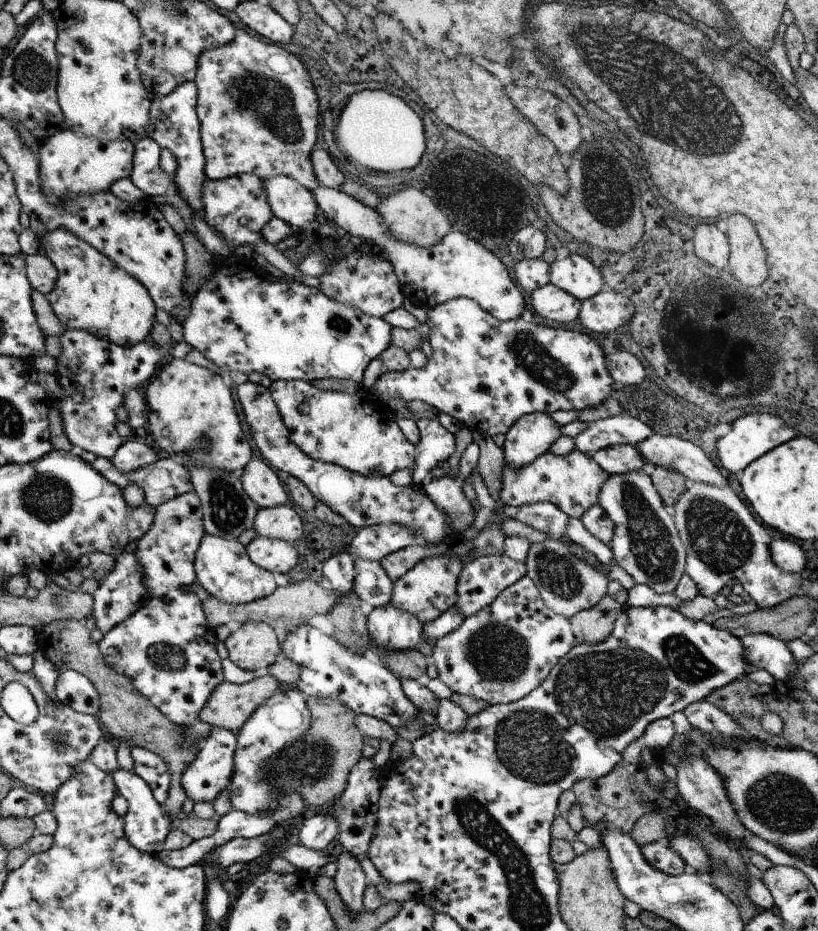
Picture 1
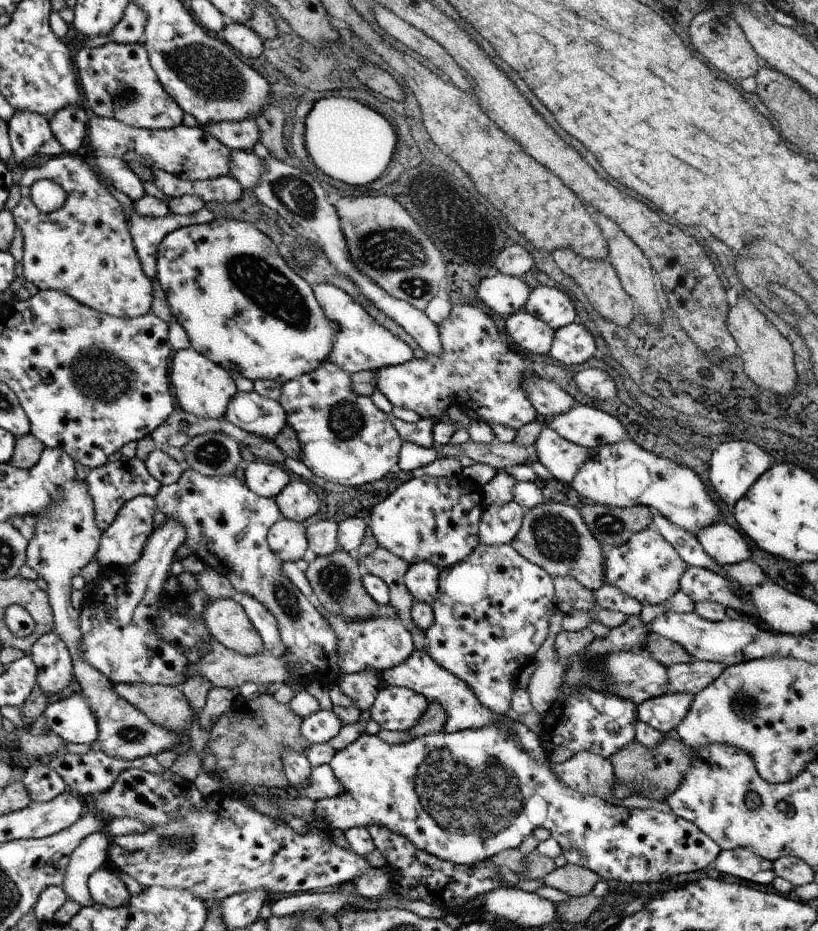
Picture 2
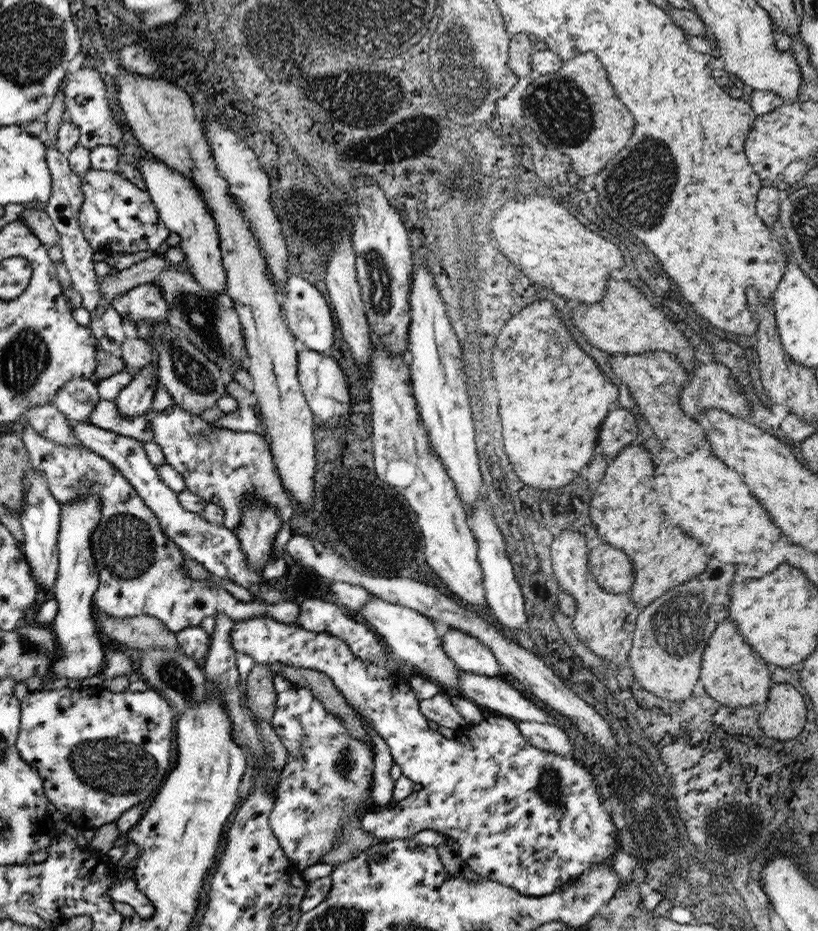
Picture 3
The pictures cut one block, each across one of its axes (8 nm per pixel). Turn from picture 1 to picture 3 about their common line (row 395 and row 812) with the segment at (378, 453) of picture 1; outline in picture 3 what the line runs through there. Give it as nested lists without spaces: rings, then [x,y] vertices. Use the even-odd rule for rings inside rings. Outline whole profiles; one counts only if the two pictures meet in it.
[[[292,683],[286,693],[277,696],[277,706],[271,725],[280,737],[282,745],[286,747],[288,758],[286,766],[280,773],[276,803],[273,812],[270,813],[269,824],[273,828],[273,833],[281,839],[281,847],[285,848],[290,861],[294,861],[298,869],[304,870],[320,862],[322,857],[333,850],[342,823],[346,823],[346,819],[352,813],[360,818],[366,813],[379,810],[378,804],[374,804],[370,798],[374,783],[375,750],[370,748],[368,742],[357,740],[350,734],[344,722],[330,713],[321,704],[321,700],[313,696],[312,690],[298,688]]]

